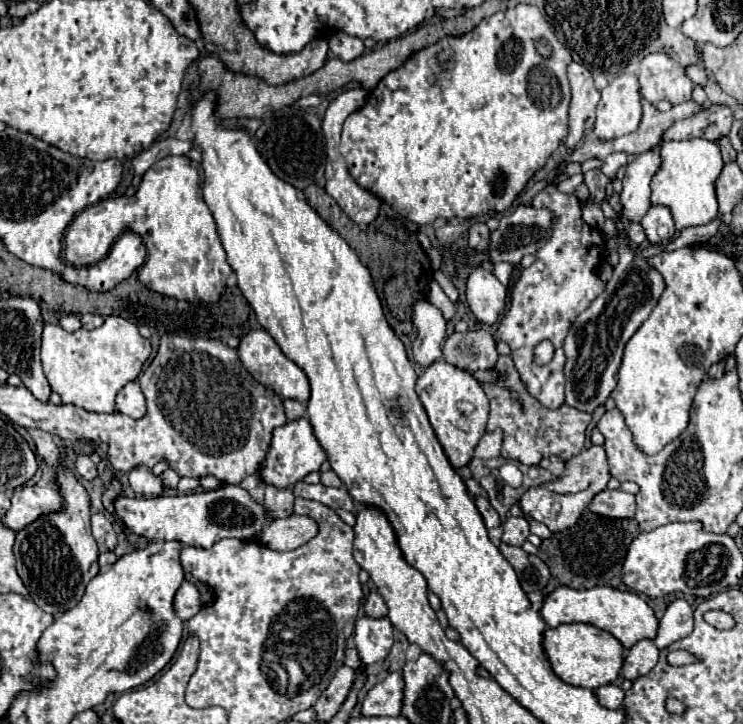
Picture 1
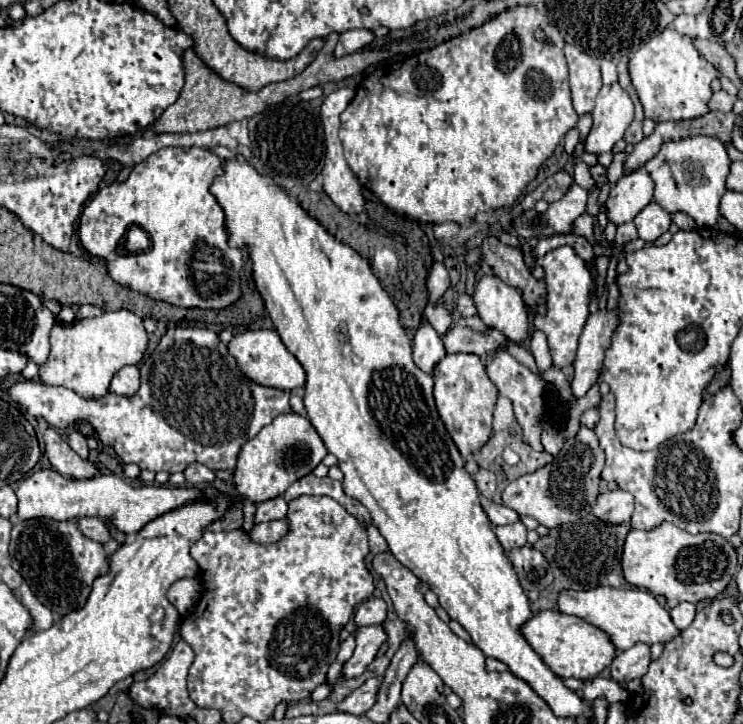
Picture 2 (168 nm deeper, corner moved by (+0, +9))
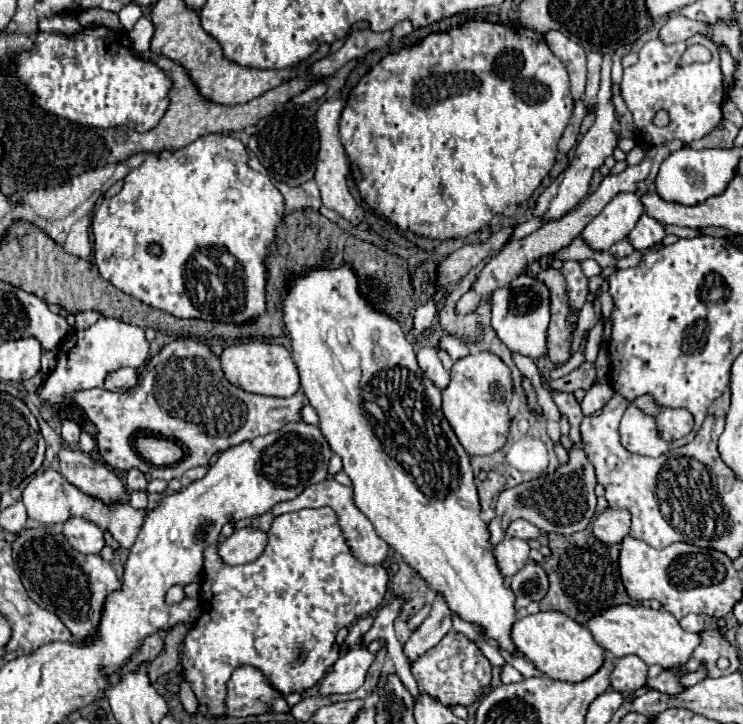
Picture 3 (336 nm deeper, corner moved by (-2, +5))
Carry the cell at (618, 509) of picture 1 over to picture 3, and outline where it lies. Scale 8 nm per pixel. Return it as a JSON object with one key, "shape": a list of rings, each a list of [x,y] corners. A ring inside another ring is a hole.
{"shape":[[[603,510],[593,522],[593,534],[603,544],[619,544],[631,526],[631,514],[627,510]]]}

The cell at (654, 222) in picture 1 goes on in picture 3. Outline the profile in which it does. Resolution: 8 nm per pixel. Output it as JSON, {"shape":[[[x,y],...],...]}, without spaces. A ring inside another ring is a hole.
{"shape":[[[643,214],[639,218],[639,222],[635,224],[635,228],[627,236],[627,240],[631,242],[631,246],[635,250],[649,250],[655,244],[659,244],[663,238],[665,238],[665,228],[657,220],[649,218],[647,214]]]}

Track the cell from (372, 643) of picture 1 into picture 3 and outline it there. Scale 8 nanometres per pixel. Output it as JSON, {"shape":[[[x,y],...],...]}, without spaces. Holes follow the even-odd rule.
{"shape":[[[353,648],[341,654],[339,660],[333,664],[333,670],[321,680],[319,694],[349,694],[361,688],[373,658],[375,656],[367,648]]]}

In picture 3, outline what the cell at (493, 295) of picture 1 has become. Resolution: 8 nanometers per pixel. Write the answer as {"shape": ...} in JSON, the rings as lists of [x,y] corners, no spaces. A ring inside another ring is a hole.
{"shape":[[[523,274],[509,282],[507,286],[493,292],[493,310],[491,310],[491,326],[501,338],[501,342],[517,354],[529,356],[533,360],[539,360],[547,354],[547,324],[551,322],[551,310],[549,310],[549,288],[529,276]]]}

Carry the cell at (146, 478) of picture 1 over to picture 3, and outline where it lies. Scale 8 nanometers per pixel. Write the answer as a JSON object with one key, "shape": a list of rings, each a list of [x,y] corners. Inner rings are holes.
{"shape":[[[129,470],[129,474],[127,474],[127,486],[129,486],[129,490],[147,490],[147,480],[145,480],[145,476],[143,476],[143,472],[139,472],[139,470]]]}

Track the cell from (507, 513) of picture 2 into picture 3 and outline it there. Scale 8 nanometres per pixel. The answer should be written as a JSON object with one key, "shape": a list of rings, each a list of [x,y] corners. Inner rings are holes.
{"shape":[[[515,520],[509,528],[507,528],[507,536],[509,538],[521,538],[521,540],[537,540],[541,536],[541,530],[535,528],[531,522],[527,520]]]}

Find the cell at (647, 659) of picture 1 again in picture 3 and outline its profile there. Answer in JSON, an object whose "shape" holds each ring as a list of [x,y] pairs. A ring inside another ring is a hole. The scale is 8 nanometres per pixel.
{"shape":[[[623,656],[615,662],[611,688],[623,694],[633,694],[647,682],[647,664],[637,656]]]}

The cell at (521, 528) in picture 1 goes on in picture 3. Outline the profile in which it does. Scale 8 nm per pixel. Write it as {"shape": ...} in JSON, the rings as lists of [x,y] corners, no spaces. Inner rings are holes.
{"shape":[[[505,538],[493,550],[497,566],[499,566],[505,580],[515,576],[515,572],[519,572],[519,568],[523,568],[523,564],[527,564],[529,550],[531,548],[529,548],[529,544],[525,540],[515,540],[515,538]]]}

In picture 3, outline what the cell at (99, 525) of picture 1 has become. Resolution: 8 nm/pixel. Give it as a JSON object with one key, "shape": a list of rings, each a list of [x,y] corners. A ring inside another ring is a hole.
{"shape":[[[83,518],[67,520],[63,524],[63,536],[77,552],[83,554],[97,554],[105,546],[103,530],[91,520],[83,520]]]}

